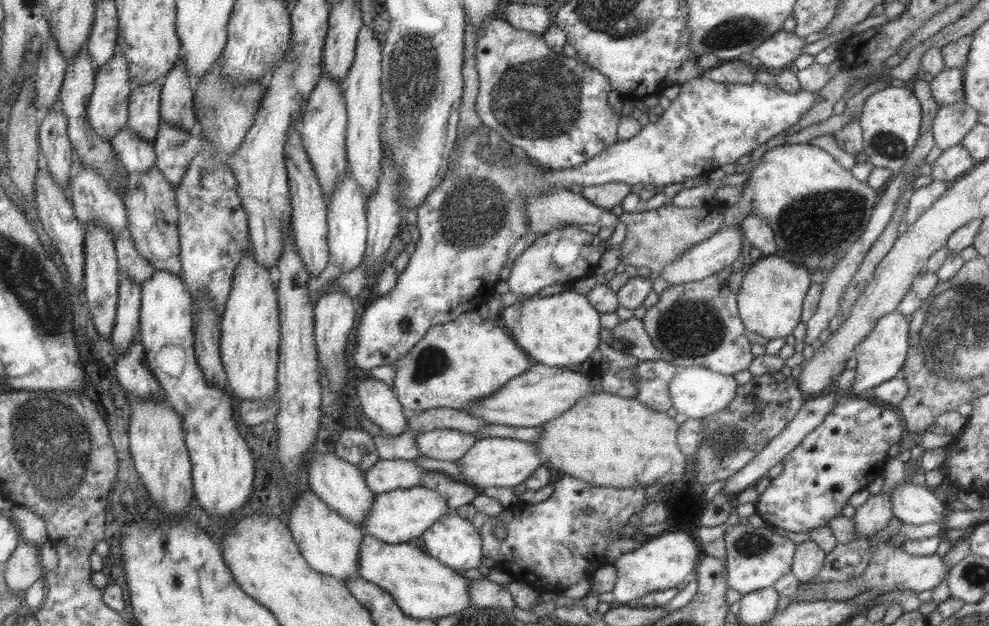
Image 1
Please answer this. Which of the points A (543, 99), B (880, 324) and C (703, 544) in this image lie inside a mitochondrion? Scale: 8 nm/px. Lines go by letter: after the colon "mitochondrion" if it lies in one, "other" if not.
A: mitochondrion
B: other
C: other

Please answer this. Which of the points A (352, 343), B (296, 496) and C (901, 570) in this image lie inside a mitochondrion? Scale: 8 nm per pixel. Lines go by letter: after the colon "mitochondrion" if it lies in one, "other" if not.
A: other
B: other
C: other

